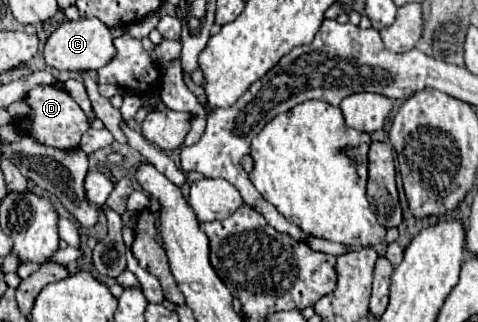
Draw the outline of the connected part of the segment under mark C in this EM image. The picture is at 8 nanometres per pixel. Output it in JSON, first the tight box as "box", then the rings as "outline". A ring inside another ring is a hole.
{"box":[43,18,115,70],"outline":[[[81,18],[77,22],[63,22],[47,40],[43,56],[47,66],[55,70],[99,70],[115,56],[113,34],[99,18]]]}

